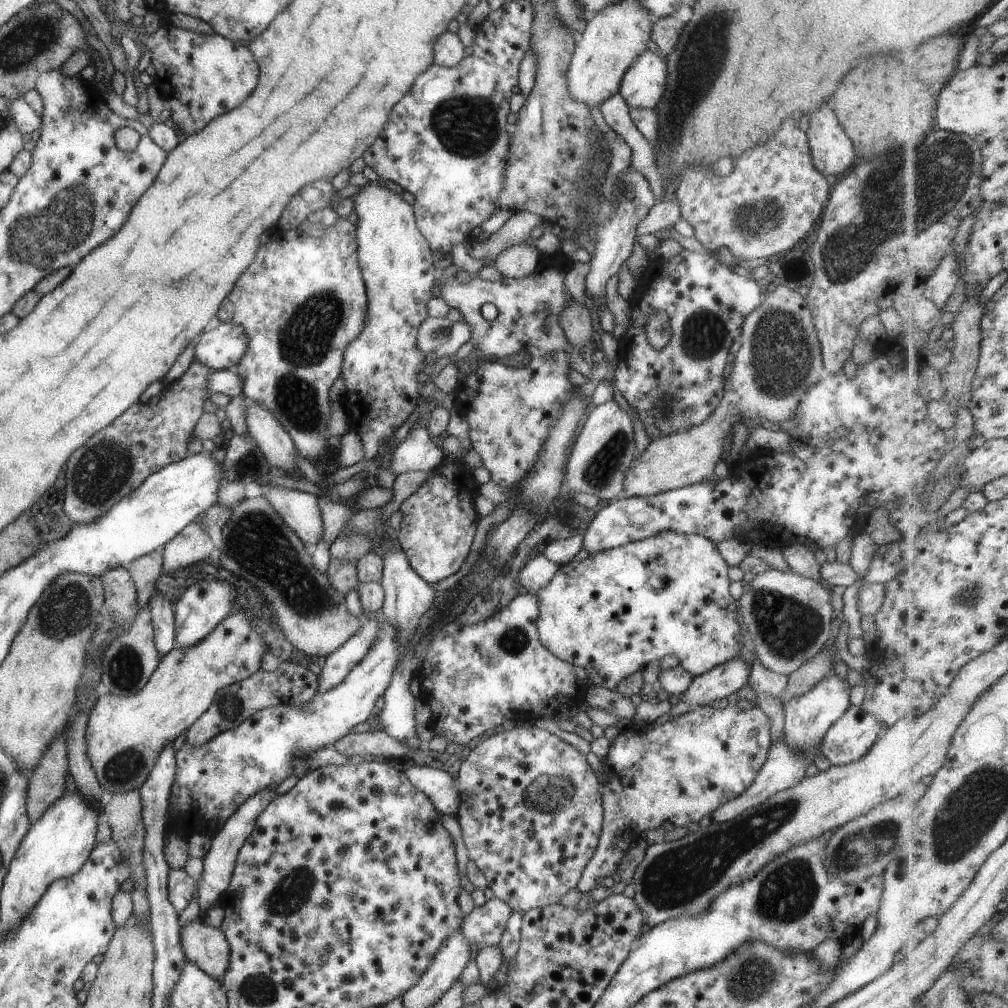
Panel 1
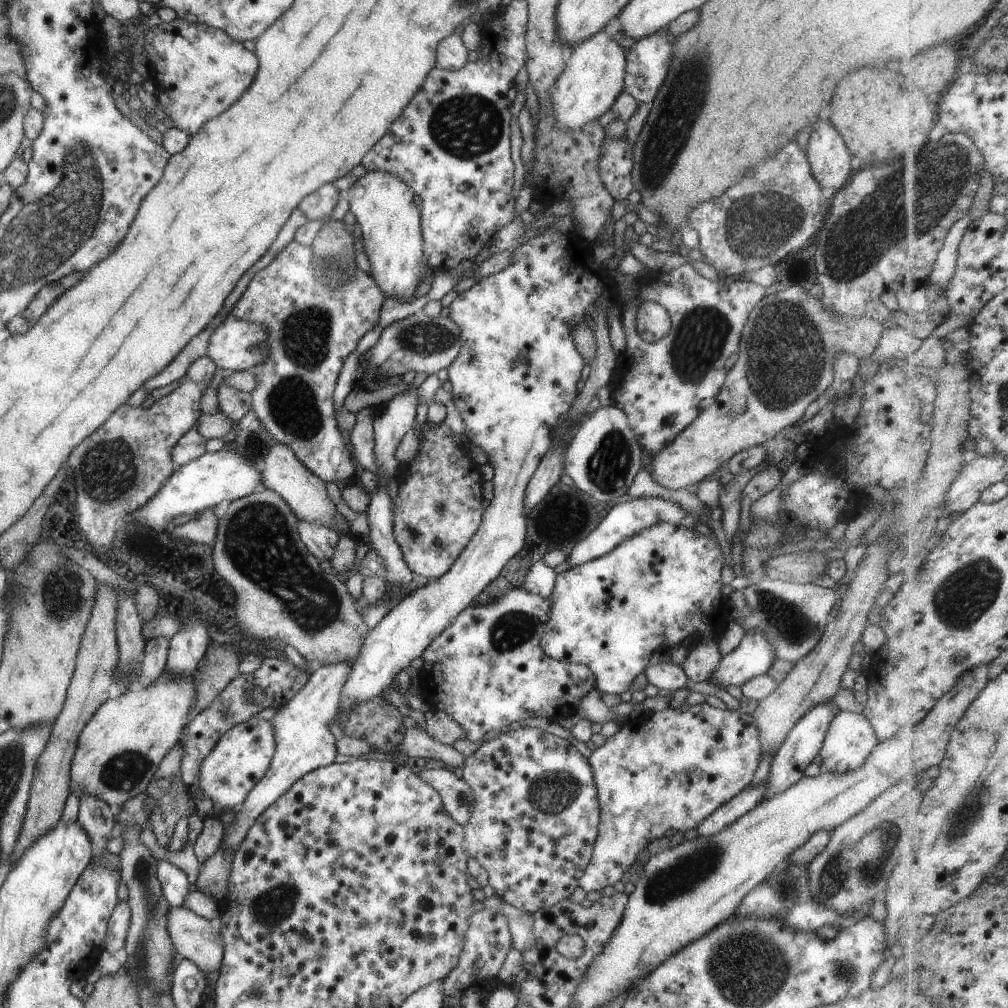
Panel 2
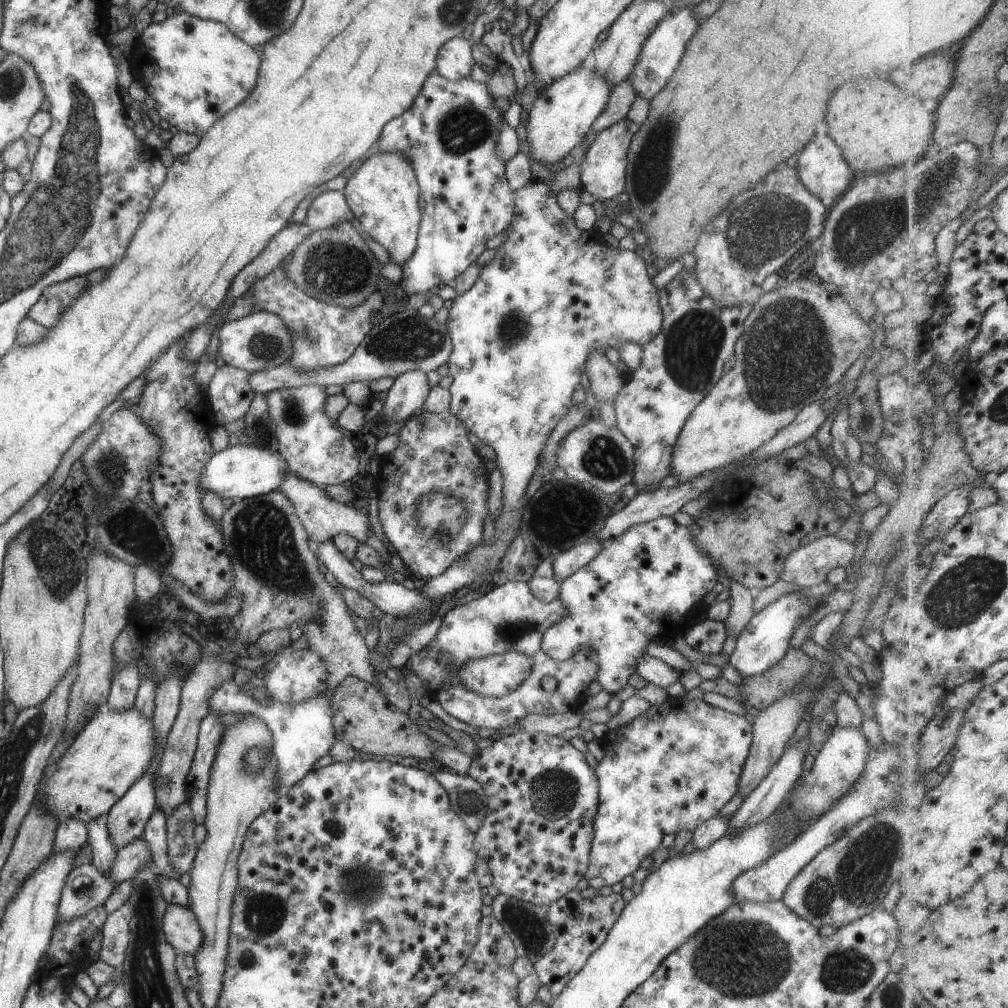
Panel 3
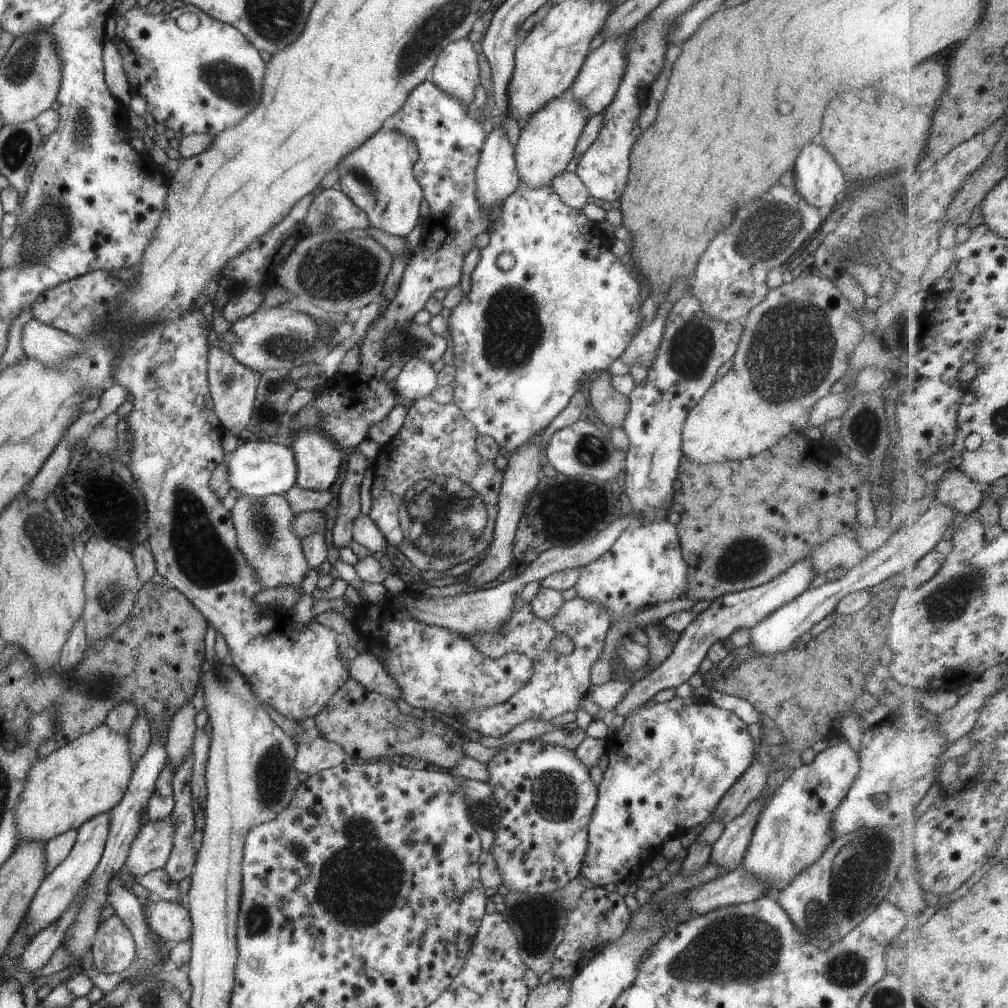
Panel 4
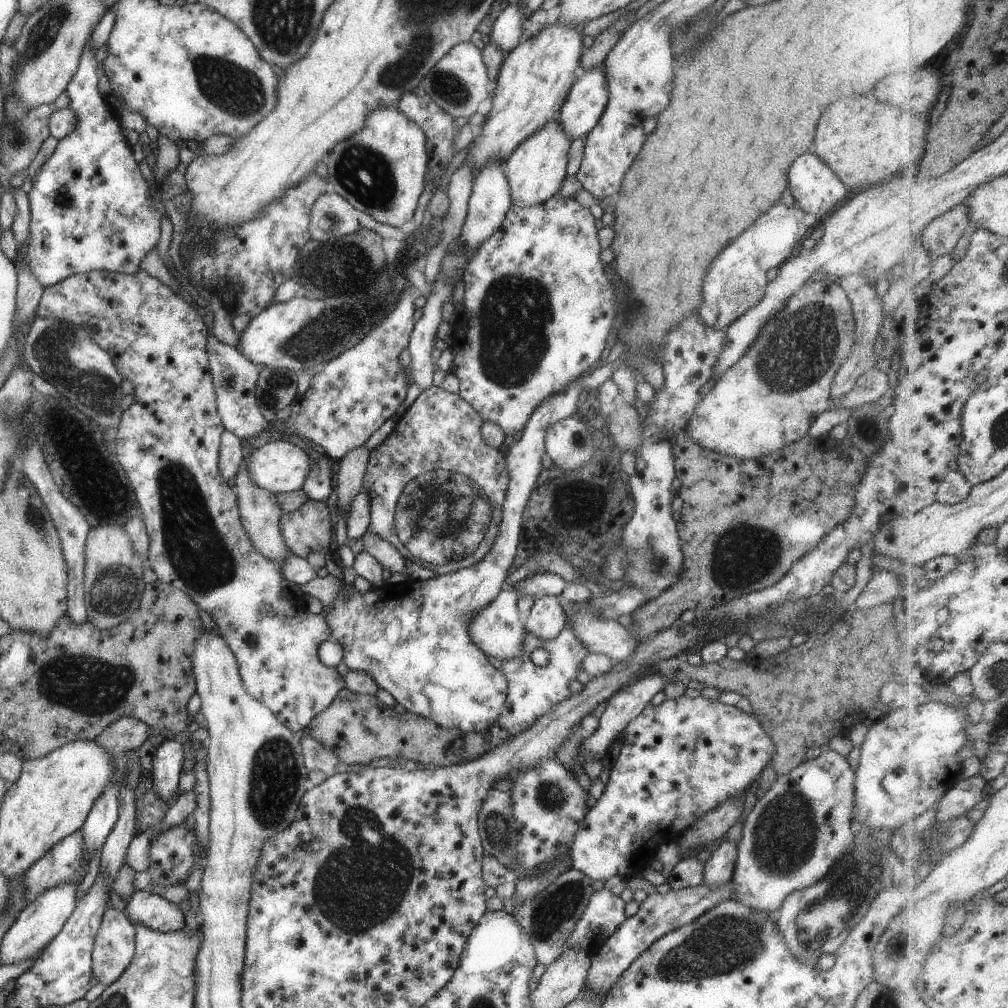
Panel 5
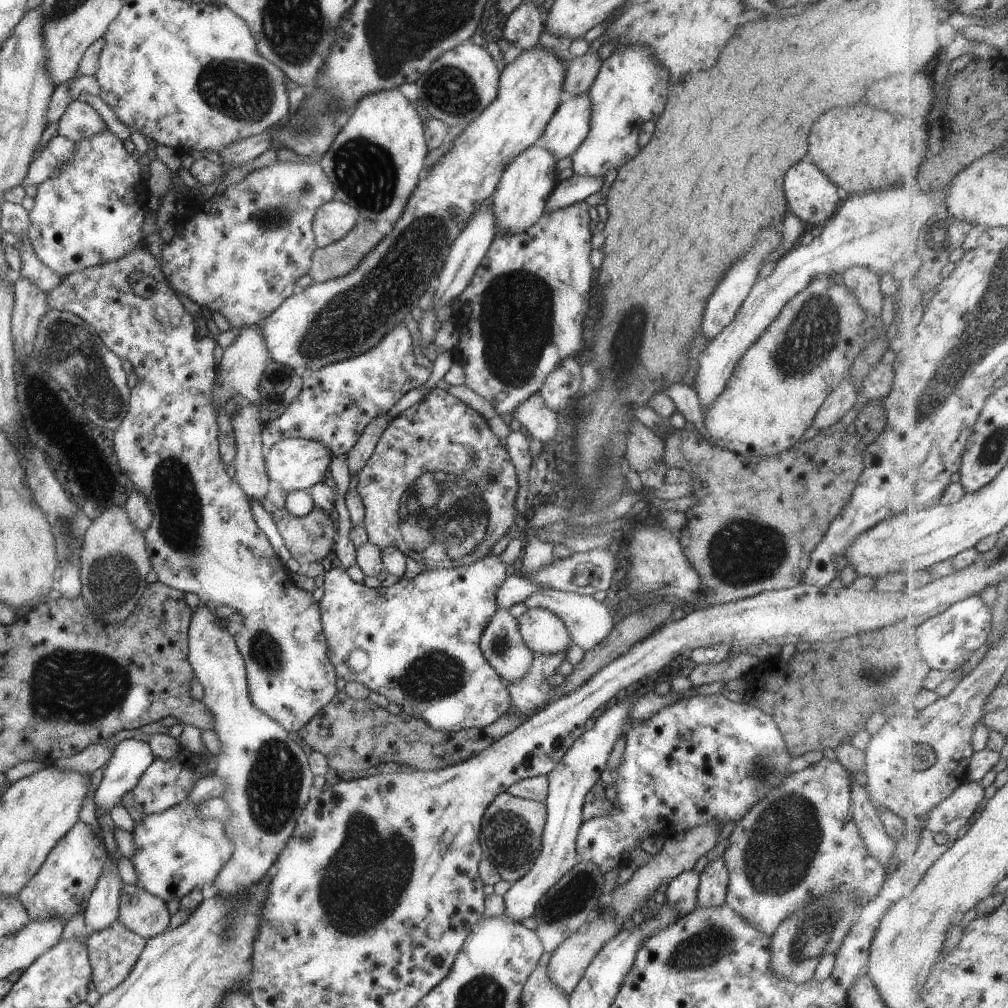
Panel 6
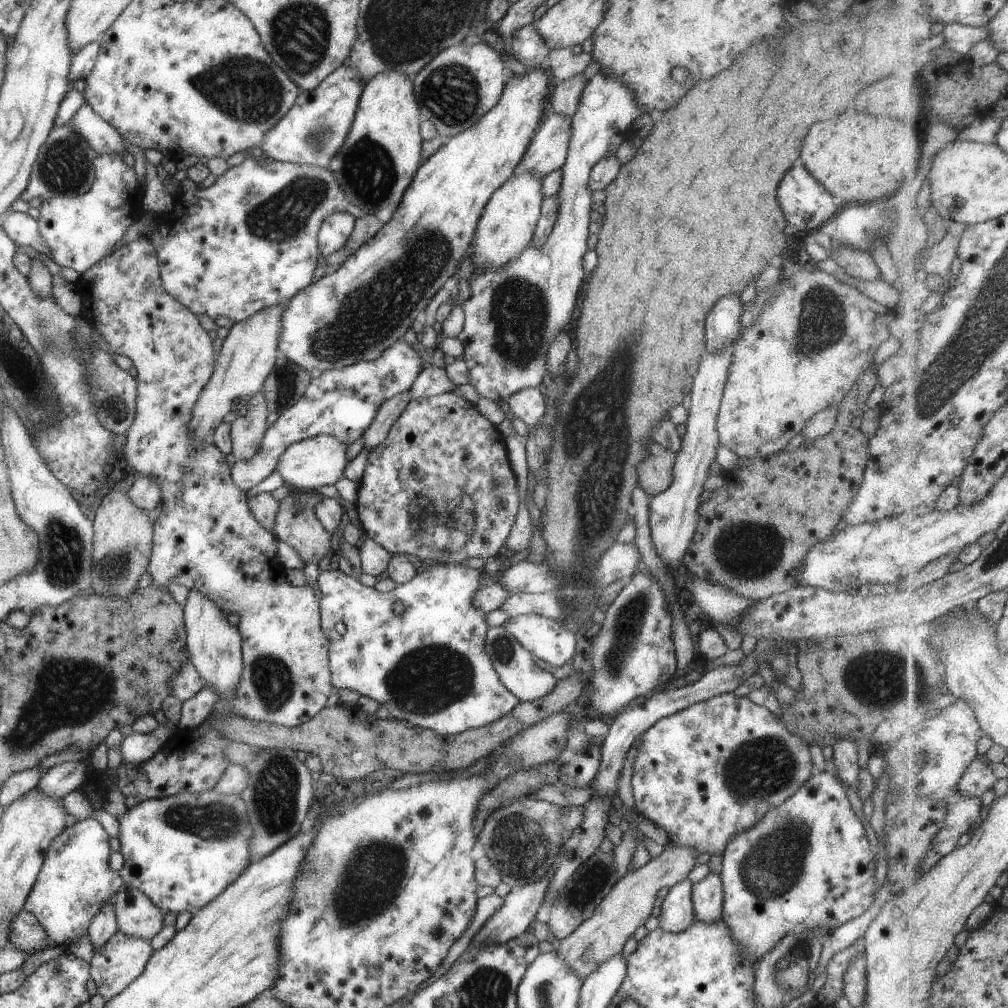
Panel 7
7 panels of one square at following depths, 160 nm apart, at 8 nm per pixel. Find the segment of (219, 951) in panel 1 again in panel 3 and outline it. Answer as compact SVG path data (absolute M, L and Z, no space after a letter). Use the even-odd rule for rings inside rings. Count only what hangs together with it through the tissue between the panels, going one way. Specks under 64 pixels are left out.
M168 904L162 916L164 939L176 950L194 956L203 935L189 907Z

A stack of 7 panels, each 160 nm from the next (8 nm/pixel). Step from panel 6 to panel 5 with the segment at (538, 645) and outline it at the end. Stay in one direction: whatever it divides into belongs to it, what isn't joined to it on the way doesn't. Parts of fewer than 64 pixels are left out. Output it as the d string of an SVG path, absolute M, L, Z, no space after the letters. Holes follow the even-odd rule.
M549 595L534 599L523 624L524 630L538 639L548 641L557 636L565 626L560 597Z

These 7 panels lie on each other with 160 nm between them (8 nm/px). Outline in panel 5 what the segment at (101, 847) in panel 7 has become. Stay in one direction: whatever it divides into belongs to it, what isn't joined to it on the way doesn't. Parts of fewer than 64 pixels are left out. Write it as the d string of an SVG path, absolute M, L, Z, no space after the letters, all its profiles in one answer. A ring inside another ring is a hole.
M81 829L64 836L22 874L22 897L25 905L47 889L75 881L79 874L85 875L83 869L79 870L84 858L82 836Z

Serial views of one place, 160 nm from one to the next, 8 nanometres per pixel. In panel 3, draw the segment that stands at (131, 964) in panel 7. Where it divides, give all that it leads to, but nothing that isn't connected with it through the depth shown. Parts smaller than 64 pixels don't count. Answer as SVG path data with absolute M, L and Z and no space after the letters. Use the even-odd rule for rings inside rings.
M119 910L106 916L101 927L101 944L98 960L109 966L119 968L123 962L129 938L128 921Z

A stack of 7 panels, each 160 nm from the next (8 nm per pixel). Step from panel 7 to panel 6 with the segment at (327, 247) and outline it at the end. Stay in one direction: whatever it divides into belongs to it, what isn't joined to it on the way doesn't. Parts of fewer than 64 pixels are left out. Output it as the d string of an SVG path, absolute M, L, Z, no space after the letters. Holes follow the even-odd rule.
M334 199L323 202L315 210L311 230L316 247L323 247L339 241L360 218L351 206Z

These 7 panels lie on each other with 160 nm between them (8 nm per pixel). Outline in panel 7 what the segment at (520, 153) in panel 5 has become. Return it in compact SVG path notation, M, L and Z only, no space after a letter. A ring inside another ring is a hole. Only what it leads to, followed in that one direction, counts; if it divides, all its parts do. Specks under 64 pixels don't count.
M527 170L507 178L491 194L476 224L471 245L466 251L473 266L481 268L481 270L487 270L487 268L495 270L495 268L507 264L509 260L515 260L534 234L540 216L542 199L541 178L535 178Z

